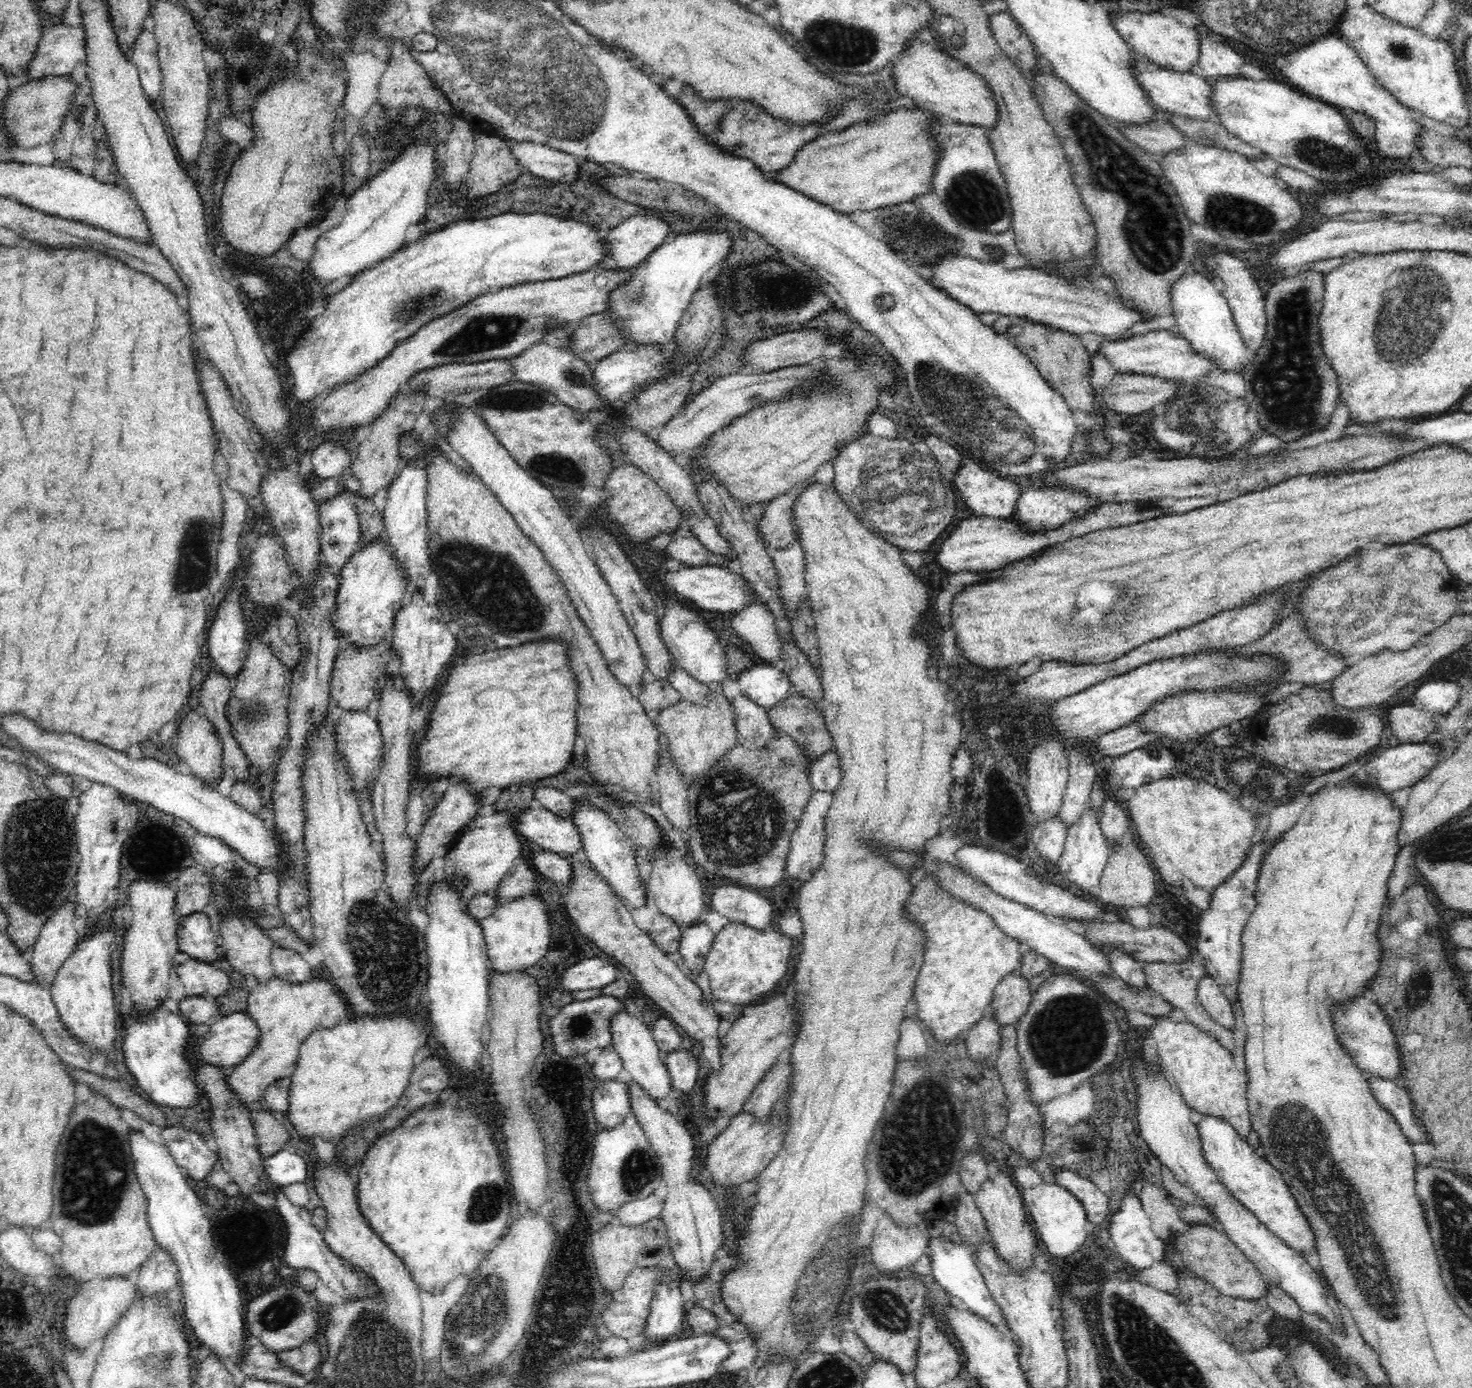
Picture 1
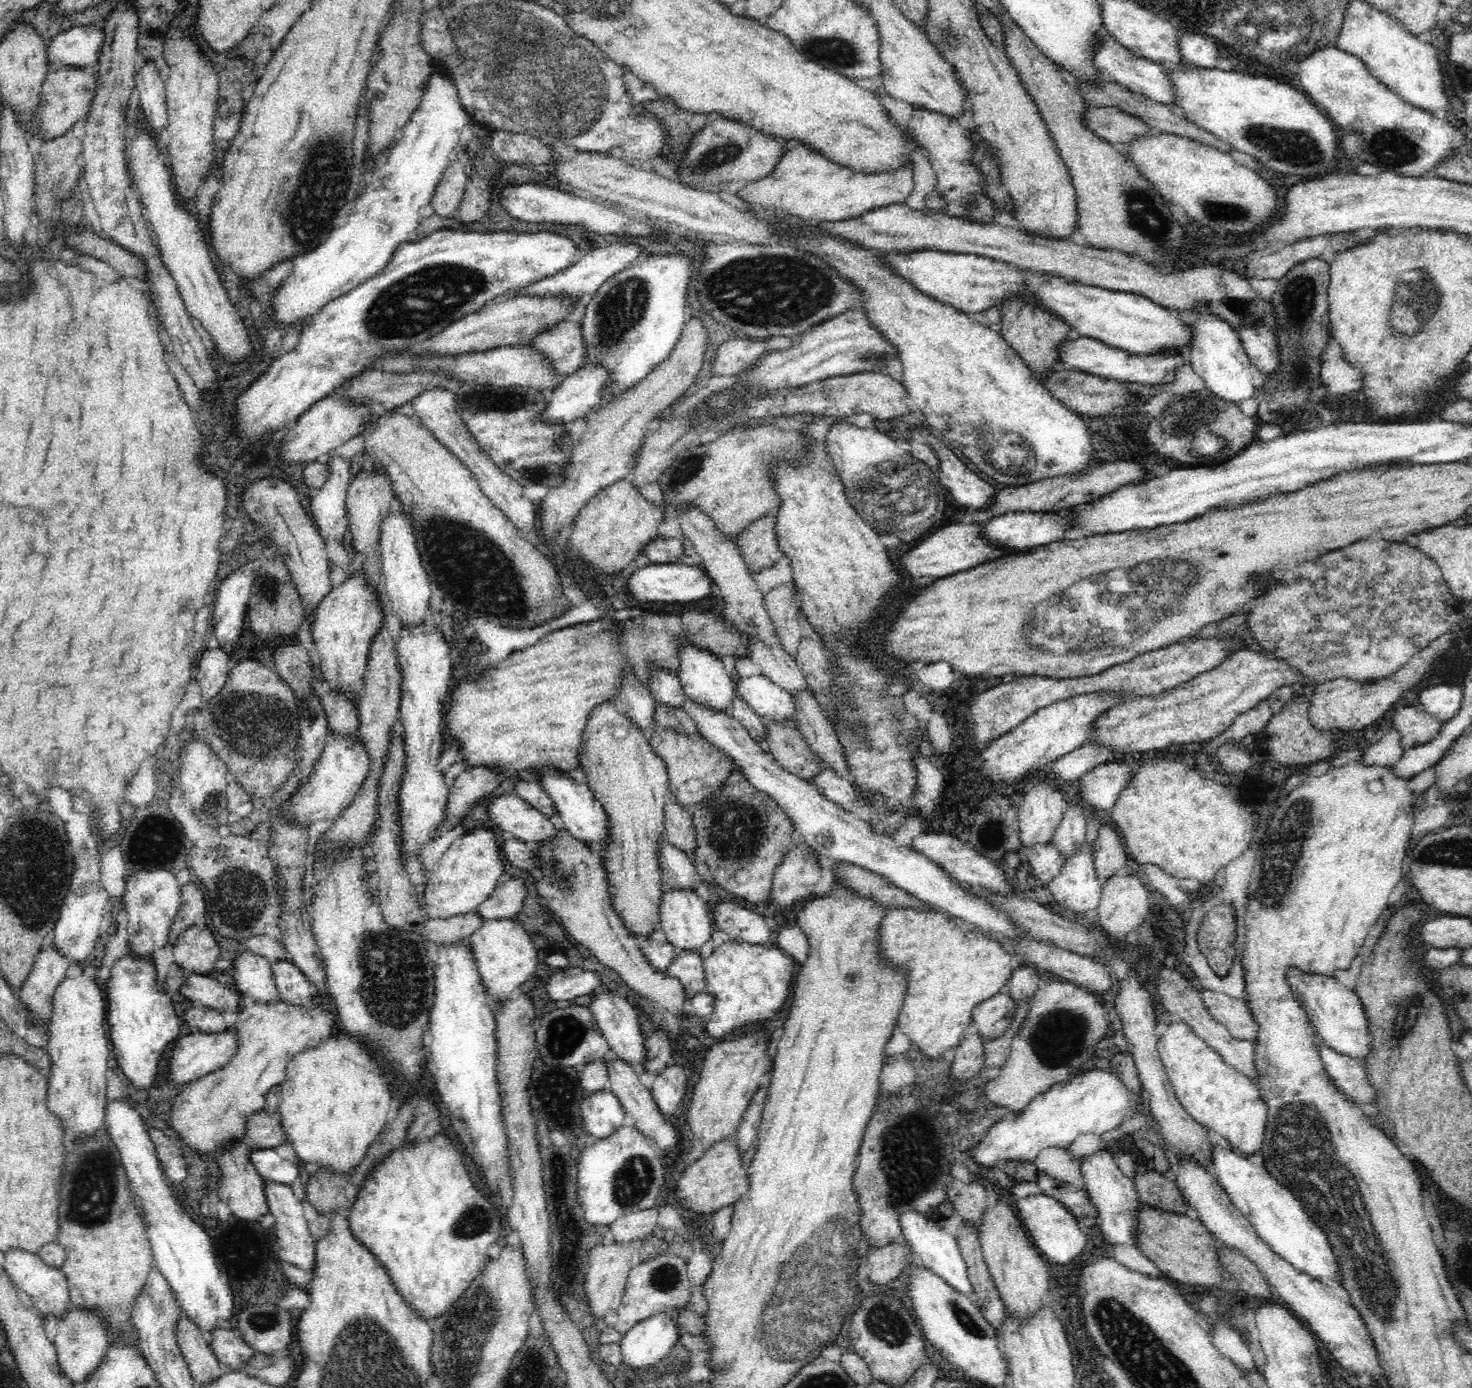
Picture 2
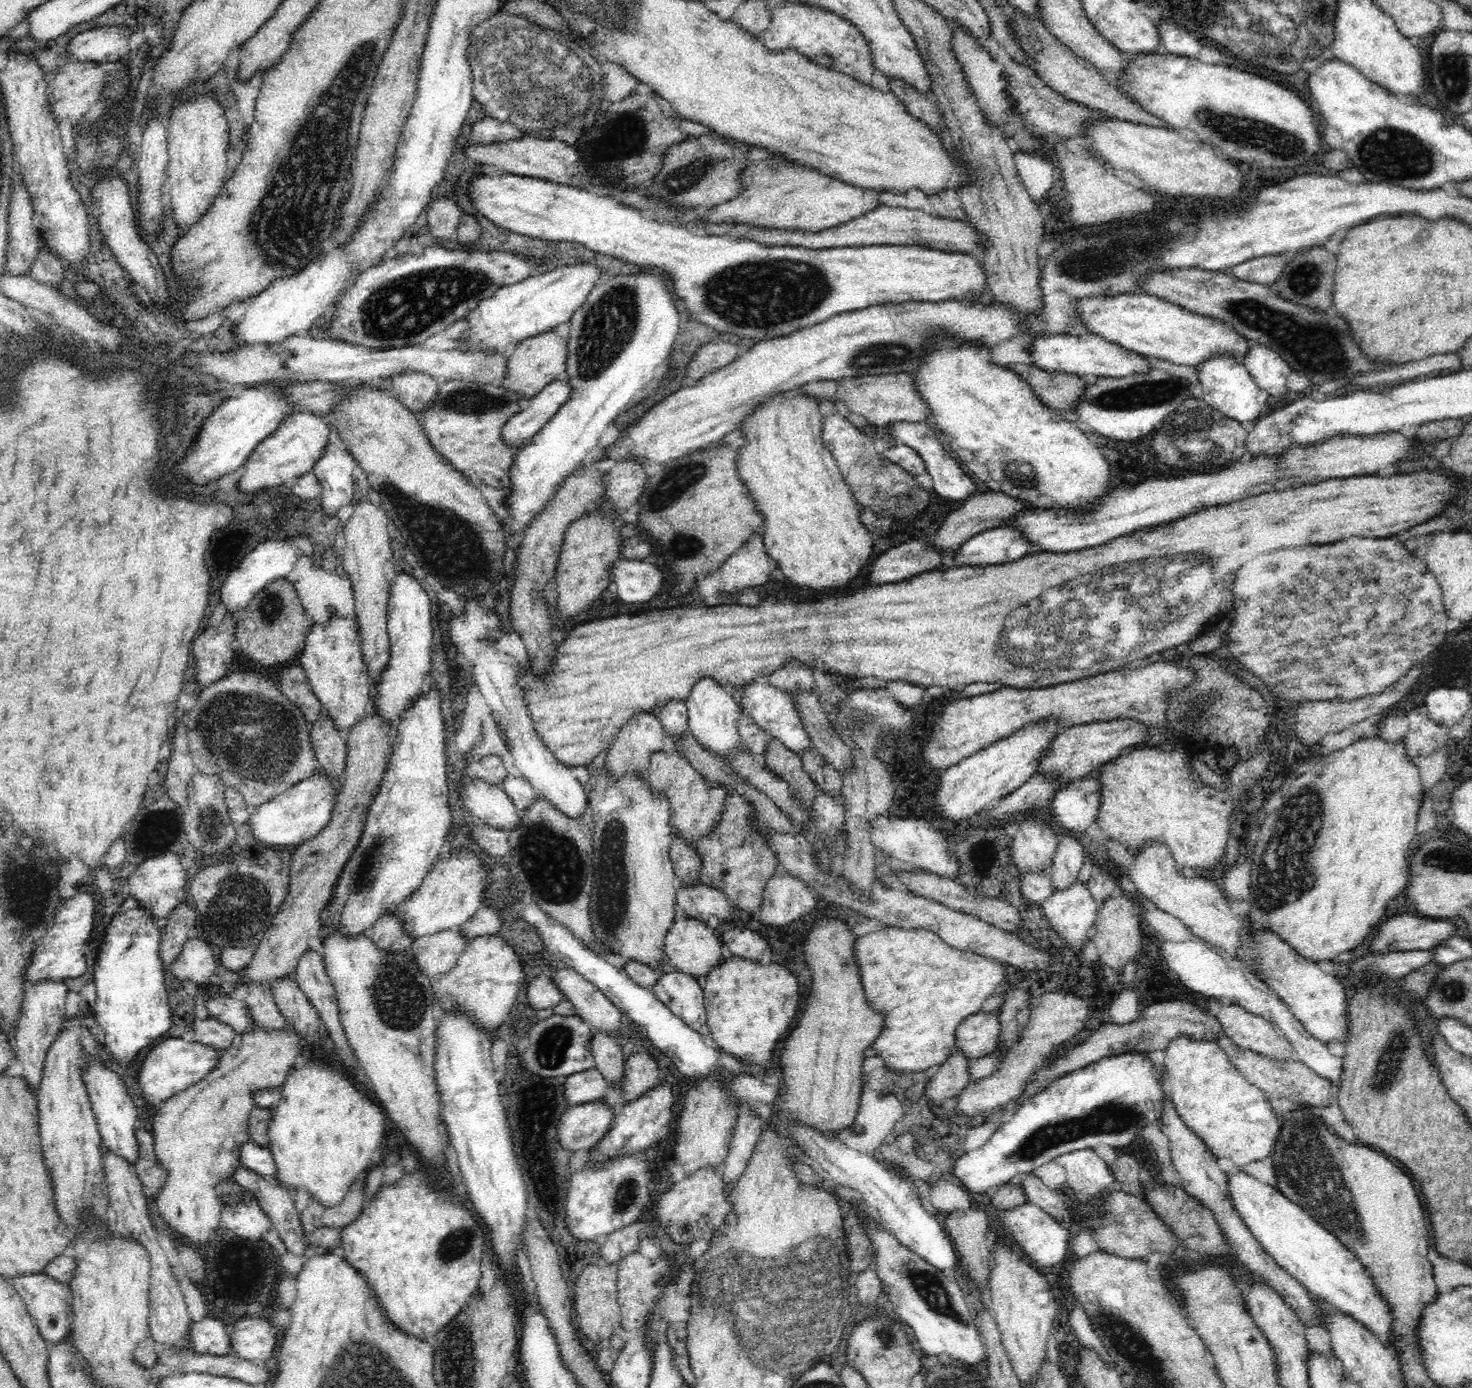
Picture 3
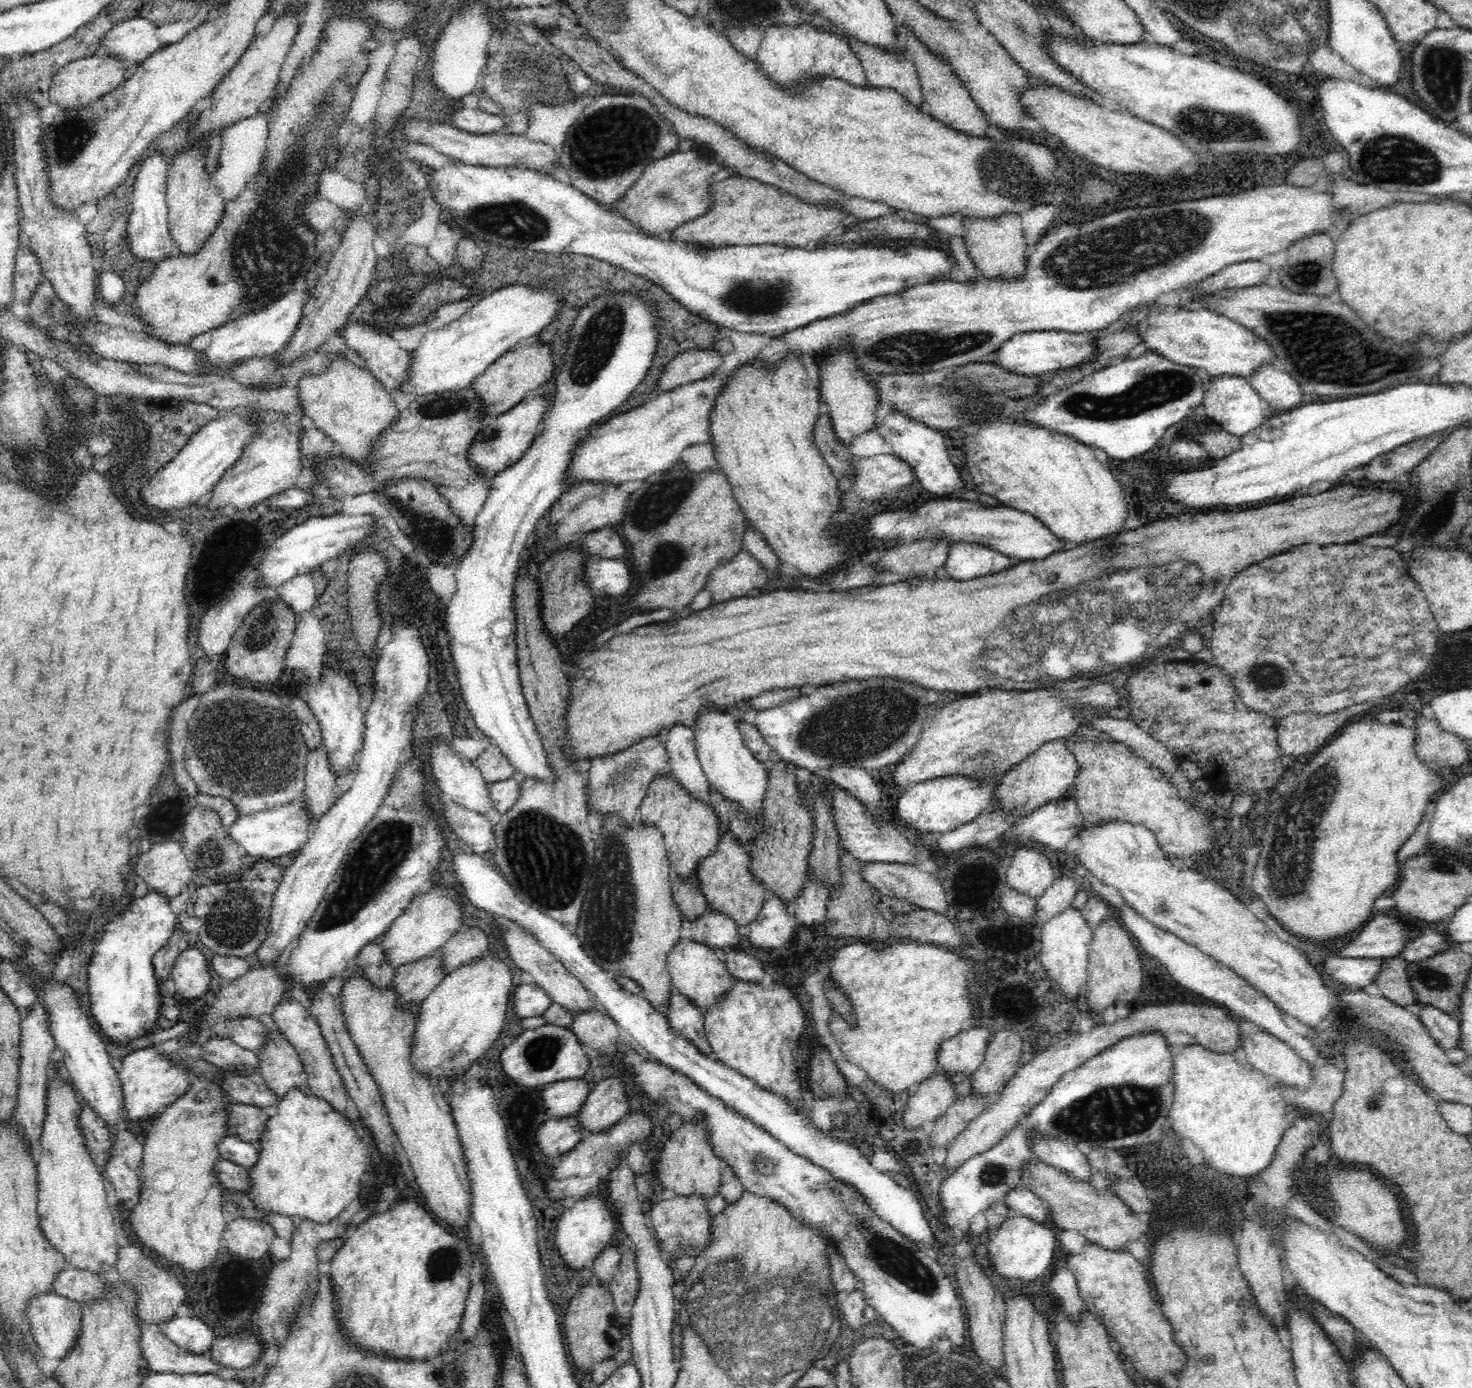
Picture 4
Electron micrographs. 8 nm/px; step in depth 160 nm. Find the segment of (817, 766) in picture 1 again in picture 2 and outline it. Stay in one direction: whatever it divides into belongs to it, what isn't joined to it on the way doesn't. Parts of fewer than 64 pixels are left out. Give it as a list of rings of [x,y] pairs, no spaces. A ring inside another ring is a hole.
[[[821,768],[809,784],[827,800],[846,812],[854,812],[854,791],[846,776],[838,776],[833,768]]]

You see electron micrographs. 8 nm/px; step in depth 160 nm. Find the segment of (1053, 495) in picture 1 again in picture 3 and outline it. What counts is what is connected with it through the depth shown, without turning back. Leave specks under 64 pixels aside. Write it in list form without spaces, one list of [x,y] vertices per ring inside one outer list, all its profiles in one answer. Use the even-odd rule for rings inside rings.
[[[1004,524],[969,537],[955,550],[952,560],[957,567],[992,566],[1028,555],[1032,545],[1020,527]]]

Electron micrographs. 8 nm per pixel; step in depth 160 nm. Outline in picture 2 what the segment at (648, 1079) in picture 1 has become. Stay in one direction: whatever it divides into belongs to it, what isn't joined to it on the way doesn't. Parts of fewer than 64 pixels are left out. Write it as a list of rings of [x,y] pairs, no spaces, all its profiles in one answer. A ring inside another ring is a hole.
[[[598,989],[591,993],[591,1001],[588,1003],[591,1010],[594,1011],[594,1017],[598,1023],[600,1032],[606,1037],[610,1045],[610,1055],[619,1058],[619,1060],[626,1061],[629,1066],[637,1069],[642,1067],[644,1069],[648,1064],[646,1053],[646,1045],[642,1032],[640,1031],[640,1023],[636,1010],[630,1002],[622,999],[614,993]]]

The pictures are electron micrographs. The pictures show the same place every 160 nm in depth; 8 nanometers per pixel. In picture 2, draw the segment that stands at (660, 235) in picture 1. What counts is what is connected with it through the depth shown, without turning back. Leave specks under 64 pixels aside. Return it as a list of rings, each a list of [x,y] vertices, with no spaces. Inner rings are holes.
[[[616,242],[616,244],[610,244],[608,248],[598,248],[598,250],[590,250],[590,252],[586,251],[576,261],[574,266],[568,266],[567,269],[564,269],[563,272],[556,273],[555,276],[548,277],[547,279],[512,292],[514,294],[524,295],[547,295],[548,293],[561,293],[562,291],[566,291],[573,298],[581,298],[585,302],[592,297],[605,280],[608,280],[608,278],[620,271],[626,270],[636,260],[640,260],[642,257],[641,254],[643,253],[640,251],[640,245],[636,242]]]

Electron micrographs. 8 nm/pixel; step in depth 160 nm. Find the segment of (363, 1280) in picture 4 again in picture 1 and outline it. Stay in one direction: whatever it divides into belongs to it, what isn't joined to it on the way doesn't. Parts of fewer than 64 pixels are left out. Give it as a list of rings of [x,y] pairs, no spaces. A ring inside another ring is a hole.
[[[432,1104],[430,1108],[424,1106],[417,1107],[401,1120],[397,1126],[388,1131],[384,1131],[373,1140],[368,1146],[362,1162],[358,1165],[359,1180],[359,1206],[362,1209],[363,1217],[370,1223],[371,1229],[379,1234],[384,1242],[395,1251],[395,1254],[404,1260],[408,1266],[408,1271],[412,1272],[412,1279],[416,1280],[418,1288],[426,1293],[436,1293],[437,1290],[449,1286],[455,1279],[462,1276],[468,1277],[474,1274],[479,1267],[486,1252],[494,1250],[498,1241],[506,1234],[510,1222],[510,1186],[504,1176],[502,1168],[502,1158],[498,1156],[498,1148],[492,1144],[492,1132],[494,1132],[494,1118],[488,1116],[488,1110],[484,1104],[474,1106],[474,1108],[438,1108]]]

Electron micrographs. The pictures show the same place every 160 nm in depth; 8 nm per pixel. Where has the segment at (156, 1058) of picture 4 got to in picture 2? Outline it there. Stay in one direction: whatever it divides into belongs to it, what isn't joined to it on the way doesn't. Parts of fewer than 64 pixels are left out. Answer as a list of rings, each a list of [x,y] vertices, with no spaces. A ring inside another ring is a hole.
[[[234,1027],[224,1031],[193,1031],[189,1035],[176,1039],[175,1045],[169,1051],[167,1078],[176,1084],[186,1085],[190,1081],[198,1080],[211,1072],[215,1072],[227,1065],[227,1062],[238,1052],[240,1035]]]

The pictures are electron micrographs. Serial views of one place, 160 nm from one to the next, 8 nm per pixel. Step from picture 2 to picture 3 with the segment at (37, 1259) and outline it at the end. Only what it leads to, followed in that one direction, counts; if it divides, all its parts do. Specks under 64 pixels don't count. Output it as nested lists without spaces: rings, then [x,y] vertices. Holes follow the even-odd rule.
[[[63,1253],[47,1265],[45,1273],[20,1274],[11,1281],[49,1347],[61,1344],[71,1334],[73,1293],[69,1282],[72,1280],[73,1270],[72,1258],[68,1253]]]

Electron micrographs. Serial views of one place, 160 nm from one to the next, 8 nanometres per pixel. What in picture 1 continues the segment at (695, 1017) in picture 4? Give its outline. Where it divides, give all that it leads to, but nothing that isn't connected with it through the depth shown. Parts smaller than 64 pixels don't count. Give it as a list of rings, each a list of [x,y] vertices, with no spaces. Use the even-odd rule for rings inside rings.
[[[706,921],[682,930],[678,951],[682,953],[682,960],[691,969],[692,976],[700,976],[714,937]]]

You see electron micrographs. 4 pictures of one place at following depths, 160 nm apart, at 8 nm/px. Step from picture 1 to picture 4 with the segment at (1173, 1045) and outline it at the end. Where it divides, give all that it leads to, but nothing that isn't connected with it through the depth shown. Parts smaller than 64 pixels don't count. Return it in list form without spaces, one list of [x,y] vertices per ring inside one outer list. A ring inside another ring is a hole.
[[[1186,1045],[1172,1050],[1173,1100],[1169,1116],[1173,1130],[1201,1148],[1204,1164],[1221,1173],[1239,1179],[1266,1170],[1274,1160],[1284,1131],[1289,1127],[1284,1118],[1289,1107],[1282,1099],[1278,1082],[1270,1075],[1238,1063],[1230,1052],[1220,1054],[1202,1045]]]

